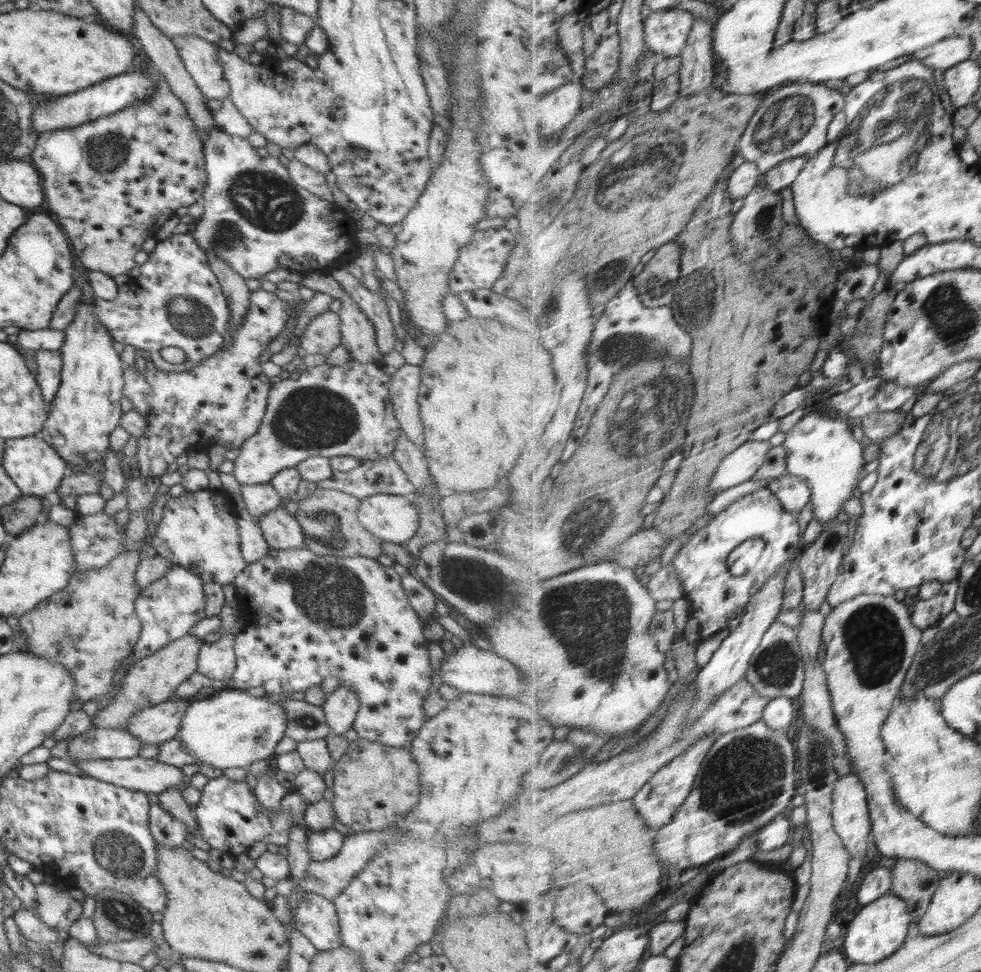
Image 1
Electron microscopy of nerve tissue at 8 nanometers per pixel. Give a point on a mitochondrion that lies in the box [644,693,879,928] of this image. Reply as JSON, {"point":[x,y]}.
{"point":[746,777]}

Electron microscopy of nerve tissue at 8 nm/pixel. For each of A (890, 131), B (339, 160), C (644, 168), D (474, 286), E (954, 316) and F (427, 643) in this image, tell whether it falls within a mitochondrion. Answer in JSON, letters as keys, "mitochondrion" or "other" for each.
{"A":"mitochondrion","B":"other","C":"mitochondrion","D":"other","E":"mitochondrion","F":"other"}

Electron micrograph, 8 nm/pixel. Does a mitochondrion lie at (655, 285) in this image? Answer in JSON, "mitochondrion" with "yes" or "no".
{"mitochondrion":"yes"}

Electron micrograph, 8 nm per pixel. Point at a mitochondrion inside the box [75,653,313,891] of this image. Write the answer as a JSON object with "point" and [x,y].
{"point":[122,856]}

